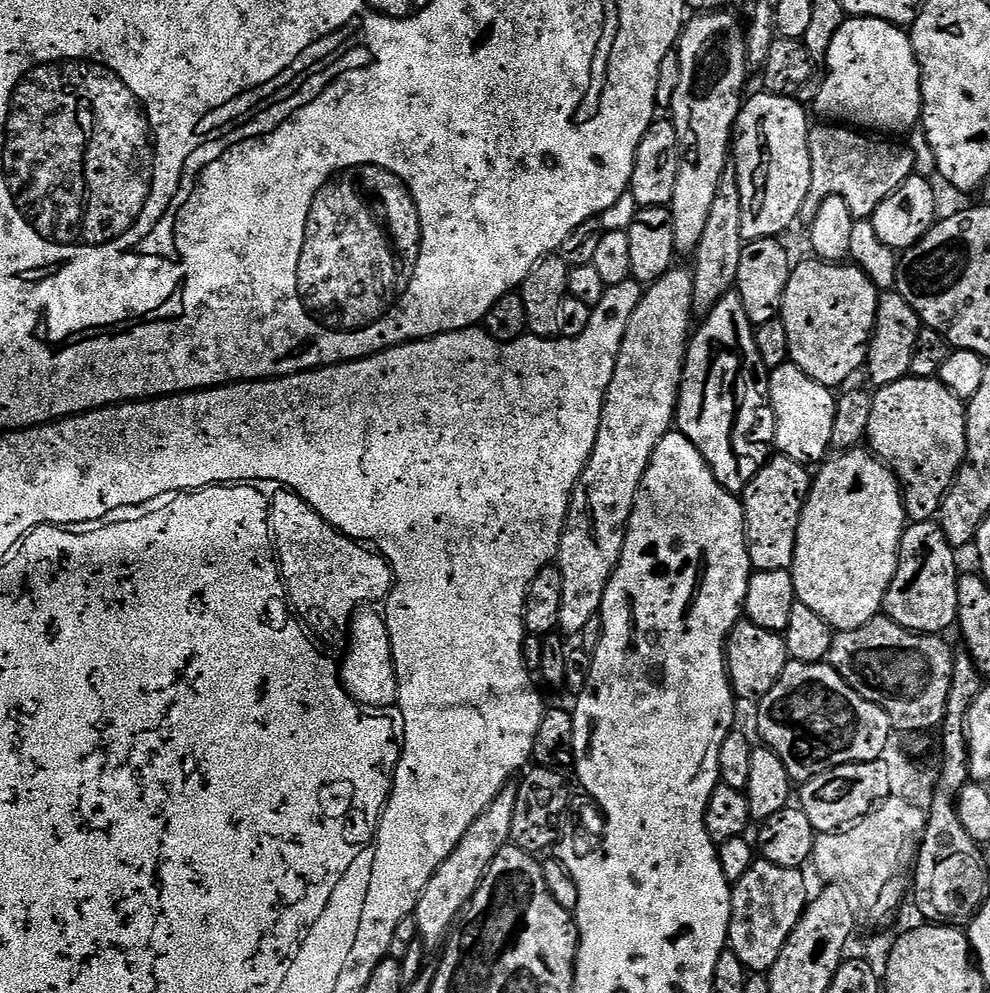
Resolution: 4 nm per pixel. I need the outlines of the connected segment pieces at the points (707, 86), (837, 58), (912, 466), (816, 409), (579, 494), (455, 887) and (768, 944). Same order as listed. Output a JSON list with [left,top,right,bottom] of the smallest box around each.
[[670,10,750,254],[810,16,924,134],[866,374,968,521],[768,362,837,466],[558,266,694,637],[414,788,516,949],[728,859,808,974]]

